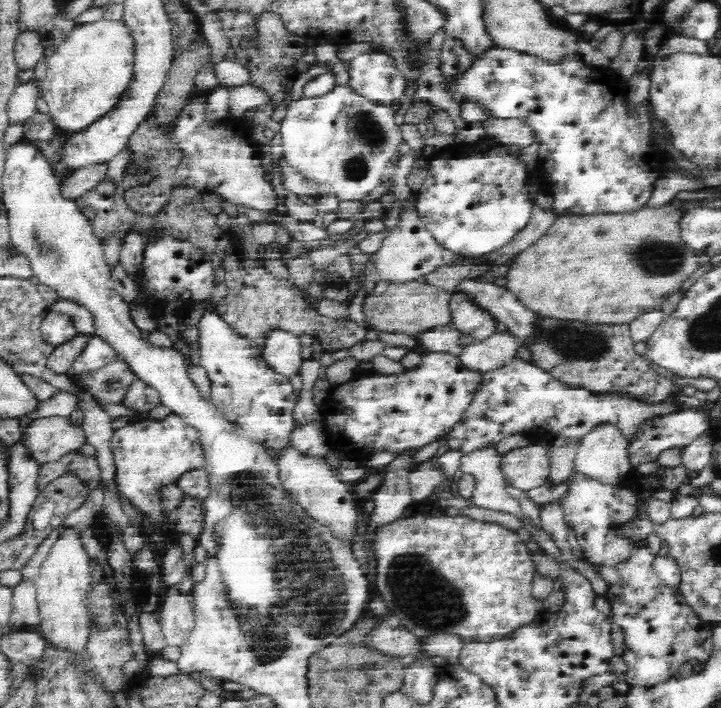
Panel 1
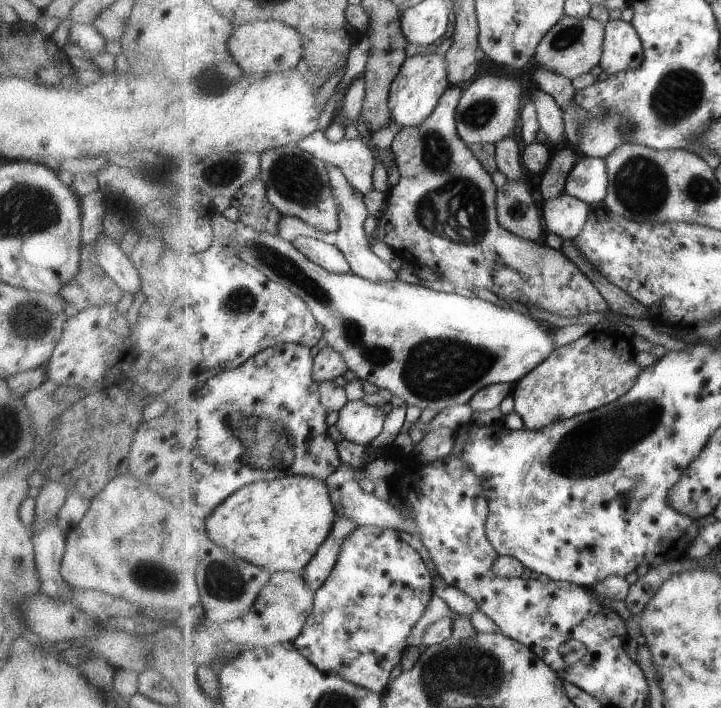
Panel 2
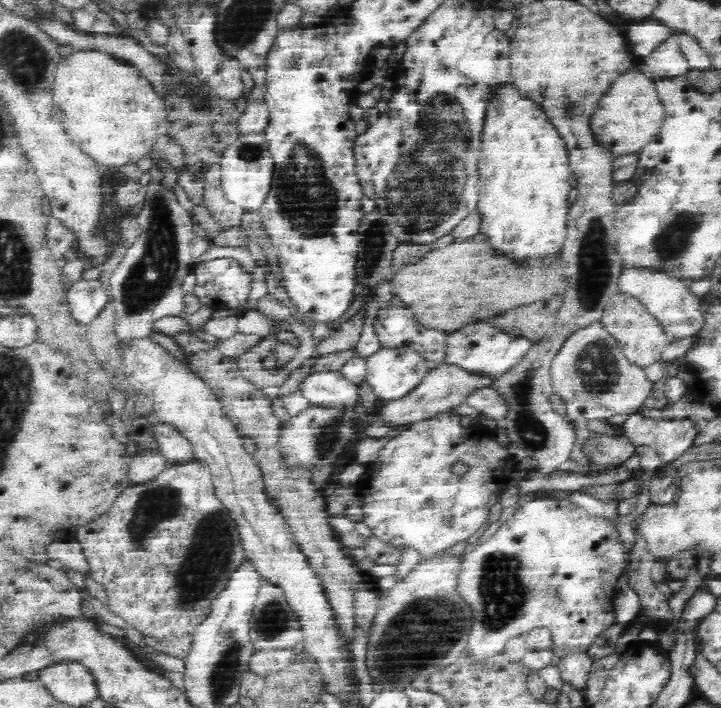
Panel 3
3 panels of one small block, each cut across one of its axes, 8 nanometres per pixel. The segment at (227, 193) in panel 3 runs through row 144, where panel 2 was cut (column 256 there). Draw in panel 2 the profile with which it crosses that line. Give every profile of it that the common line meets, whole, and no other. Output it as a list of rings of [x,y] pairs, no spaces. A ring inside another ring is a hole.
[[[238,223],[238,231],[232,239],[229,239],[225,246],[230,253],[239,254],[242,259],[245,259],[247,264],[252,264],[255,268],[261,269],[271,280],[277,281],[279,284],[285,285],[291,292],[300,296],[310,306],[319,324],[325,329],[324,338],[329,346],[337,349],[347,362],[348,367],[353,369],[355,374],[361,380],[367,380],[375,384],[379,389],[385,388],[393,395],[403,398],[407,405],[419,405],[421,408],[433,408],[442,411],[447,407],[462,405],[468,403],[483,387],[495,383],[517,383],[524,376],[527,376],[536,366],[539,366],[544,360],[547,360],[552,352],[557,348],[555,344],[555,331],[553,327],[543,323],[542,325],[531,318],[527,318],[510,308],[503,308],[491,302],[482,300],[481,298],[465,298],[456,293],[444,293],[428,289],[425,287],[416,287],[410,284],[405,284],[397,279],[396,281],[377,282],[355,274],[337,274],[329,272],[321,265],[315,264],[304,252],[301,252],[292,241],[287,240],[279,234],[272,235],[271,233],[262,233],[255,230],[253,227],[245,226]]]

